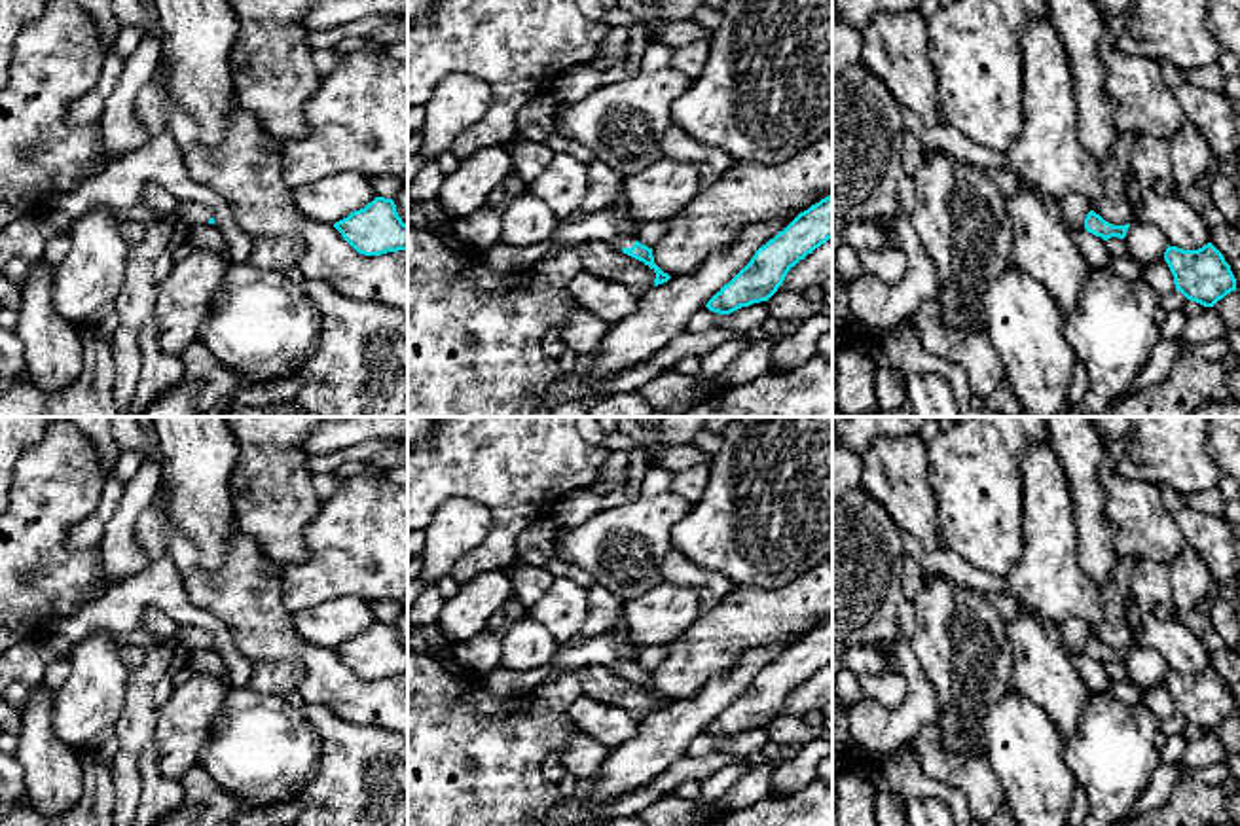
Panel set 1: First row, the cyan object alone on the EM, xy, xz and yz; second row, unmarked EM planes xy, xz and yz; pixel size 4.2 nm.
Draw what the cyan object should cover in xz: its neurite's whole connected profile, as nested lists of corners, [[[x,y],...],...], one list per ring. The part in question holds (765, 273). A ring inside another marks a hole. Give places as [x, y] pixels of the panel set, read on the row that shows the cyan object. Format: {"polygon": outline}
{"polygon": [[[832,193],[800,212],[783,231],[760,246],[705,307],[719,314],[730,314],[741,307],[768,301],[787,273],[829,239],[832,239]]]}

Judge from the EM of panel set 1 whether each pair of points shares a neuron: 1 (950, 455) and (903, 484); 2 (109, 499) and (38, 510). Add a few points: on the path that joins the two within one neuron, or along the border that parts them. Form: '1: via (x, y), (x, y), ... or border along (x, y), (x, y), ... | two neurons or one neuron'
1: border along (926, 444), (928, 482), (937, 512) | two neurons
2: border along (110, 476), (97, 502) | two neurons

